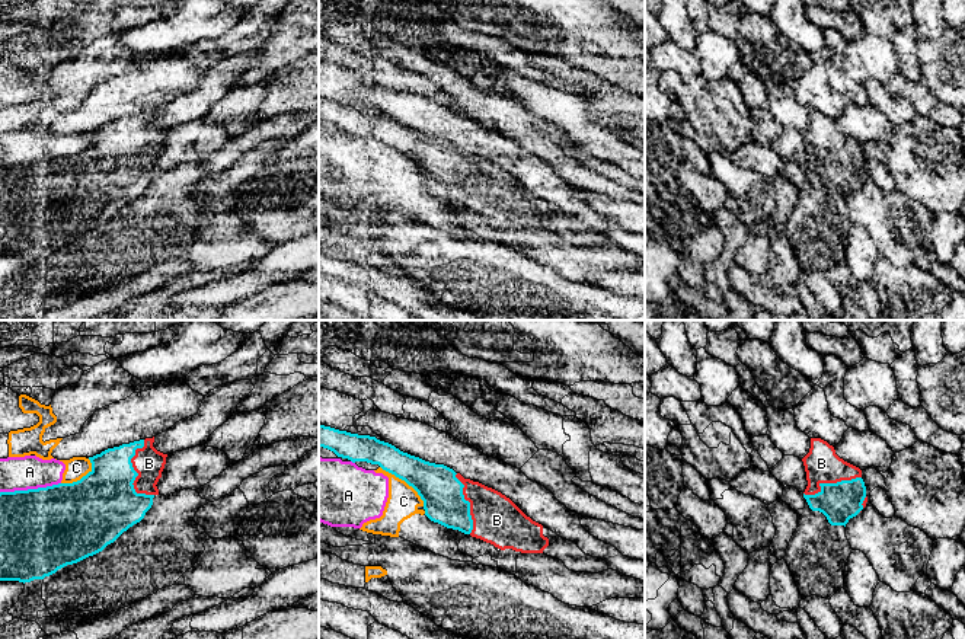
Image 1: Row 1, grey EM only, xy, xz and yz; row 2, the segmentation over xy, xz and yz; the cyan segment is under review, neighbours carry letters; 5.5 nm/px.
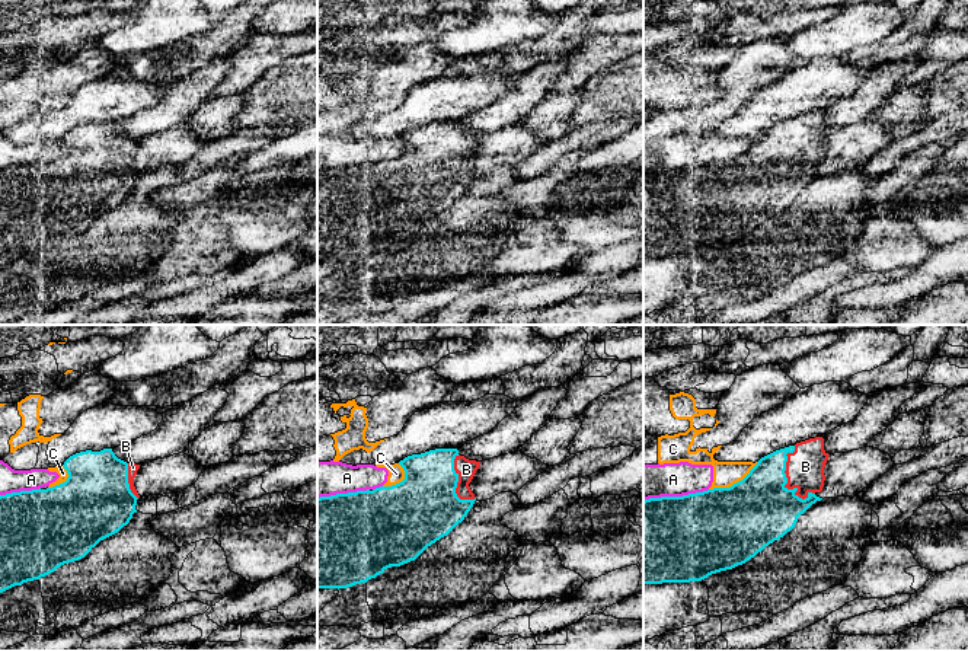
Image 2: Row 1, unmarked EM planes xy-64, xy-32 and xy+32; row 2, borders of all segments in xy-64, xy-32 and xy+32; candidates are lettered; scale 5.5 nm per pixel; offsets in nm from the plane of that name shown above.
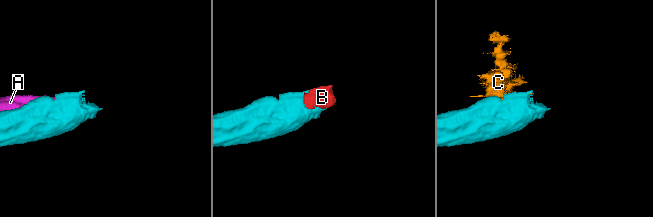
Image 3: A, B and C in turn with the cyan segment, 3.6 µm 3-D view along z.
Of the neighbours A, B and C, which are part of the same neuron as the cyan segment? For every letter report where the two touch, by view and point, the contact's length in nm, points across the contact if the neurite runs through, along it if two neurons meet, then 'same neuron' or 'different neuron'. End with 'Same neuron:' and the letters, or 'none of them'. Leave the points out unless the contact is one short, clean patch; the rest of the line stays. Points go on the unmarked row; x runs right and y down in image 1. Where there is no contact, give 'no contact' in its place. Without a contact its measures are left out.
A: contact xy (29, 163); length 340 nm; different neuron
B: contact xy (137, 147); length 320 nm; same neuron
C: contact xz (405, 155); length 340 nm; different neuron
Same neuron: B

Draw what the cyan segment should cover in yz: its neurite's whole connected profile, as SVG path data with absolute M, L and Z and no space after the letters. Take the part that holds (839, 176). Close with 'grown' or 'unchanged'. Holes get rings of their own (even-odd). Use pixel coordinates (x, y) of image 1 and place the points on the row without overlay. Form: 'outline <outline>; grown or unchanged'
outline M811 112L809 127L802 132L808 160L803 166L809 182L822 186L831 199L844 199L866 180L866 160L862 144L835 128L833 119L821 112Z; grown

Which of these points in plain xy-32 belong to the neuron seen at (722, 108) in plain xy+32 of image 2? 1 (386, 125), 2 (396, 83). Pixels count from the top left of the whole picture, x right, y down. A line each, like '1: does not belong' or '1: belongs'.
1: does not belong
2: belongs

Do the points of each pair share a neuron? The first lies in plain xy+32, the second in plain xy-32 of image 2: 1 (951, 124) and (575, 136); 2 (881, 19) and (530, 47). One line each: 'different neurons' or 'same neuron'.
1: same neuron
2: different neurons

